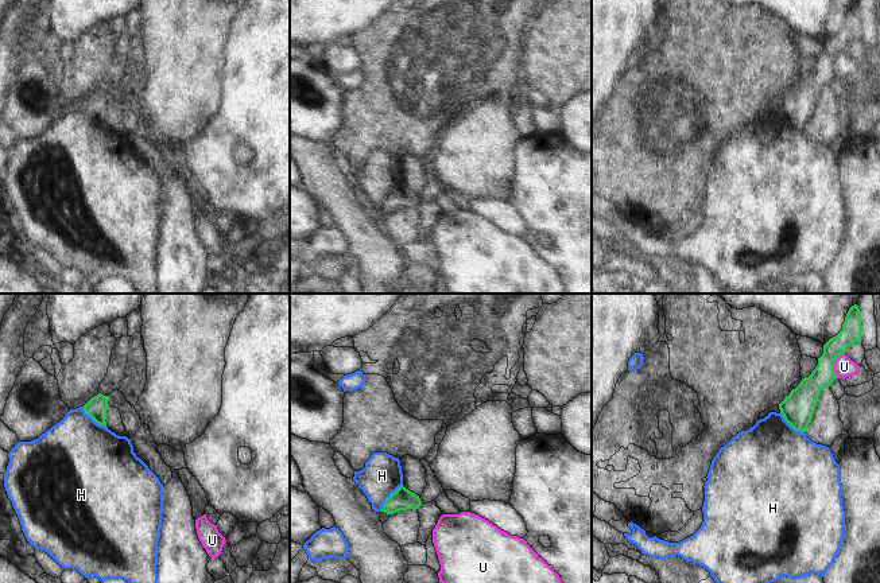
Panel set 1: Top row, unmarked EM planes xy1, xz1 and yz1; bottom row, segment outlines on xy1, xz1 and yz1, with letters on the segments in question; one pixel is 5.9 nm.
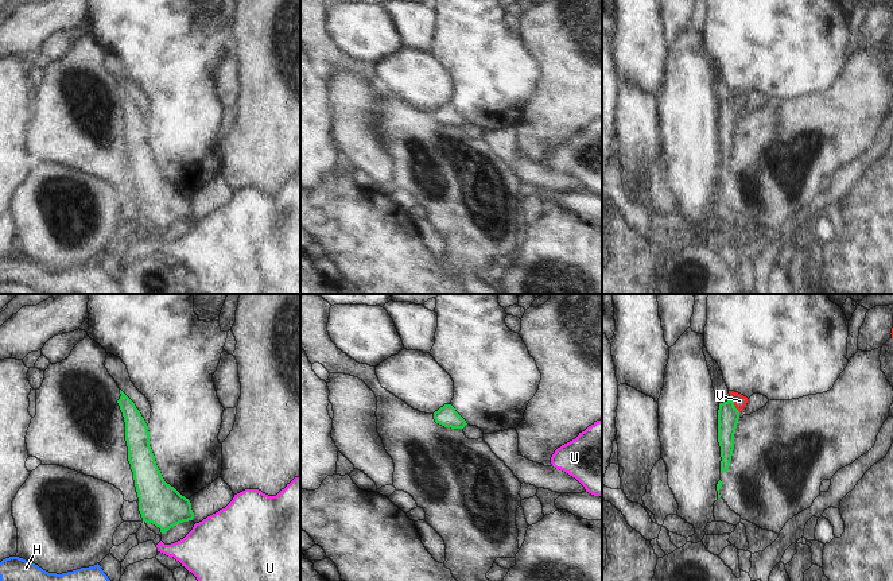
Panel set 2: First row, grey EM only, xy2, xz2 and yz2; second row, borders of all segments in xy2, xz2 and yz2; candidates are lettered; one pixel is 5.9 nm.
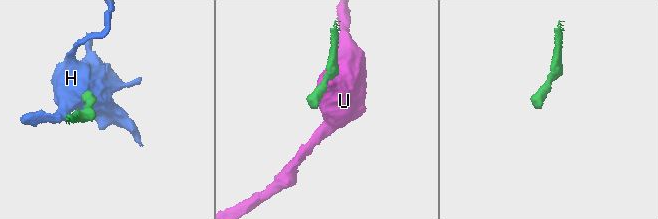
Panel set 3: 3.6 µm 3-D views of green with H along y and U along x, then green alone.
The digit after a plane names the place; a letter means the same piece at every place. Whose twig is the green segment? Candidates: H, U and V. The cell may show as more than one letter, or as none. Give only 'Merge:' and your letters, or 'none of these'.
Merge: V

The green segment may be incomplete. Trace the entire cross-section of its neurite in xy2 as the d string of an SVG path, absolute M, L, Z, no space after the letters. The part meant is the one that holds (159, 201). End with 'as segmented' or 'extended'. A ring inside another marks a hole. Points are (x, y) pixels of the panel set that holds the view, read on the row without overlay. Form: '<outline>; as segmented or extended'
M120 88L117 98L125 120L125 139L128 144L128 159L133 170L135 185L139 195L139 209L143 220L152 221L164 232L171 225L194 217L191 201L182 194L174 185L167 182L156 163L155 154L150 144L148 124L136 106L135 101Z; as segmented

